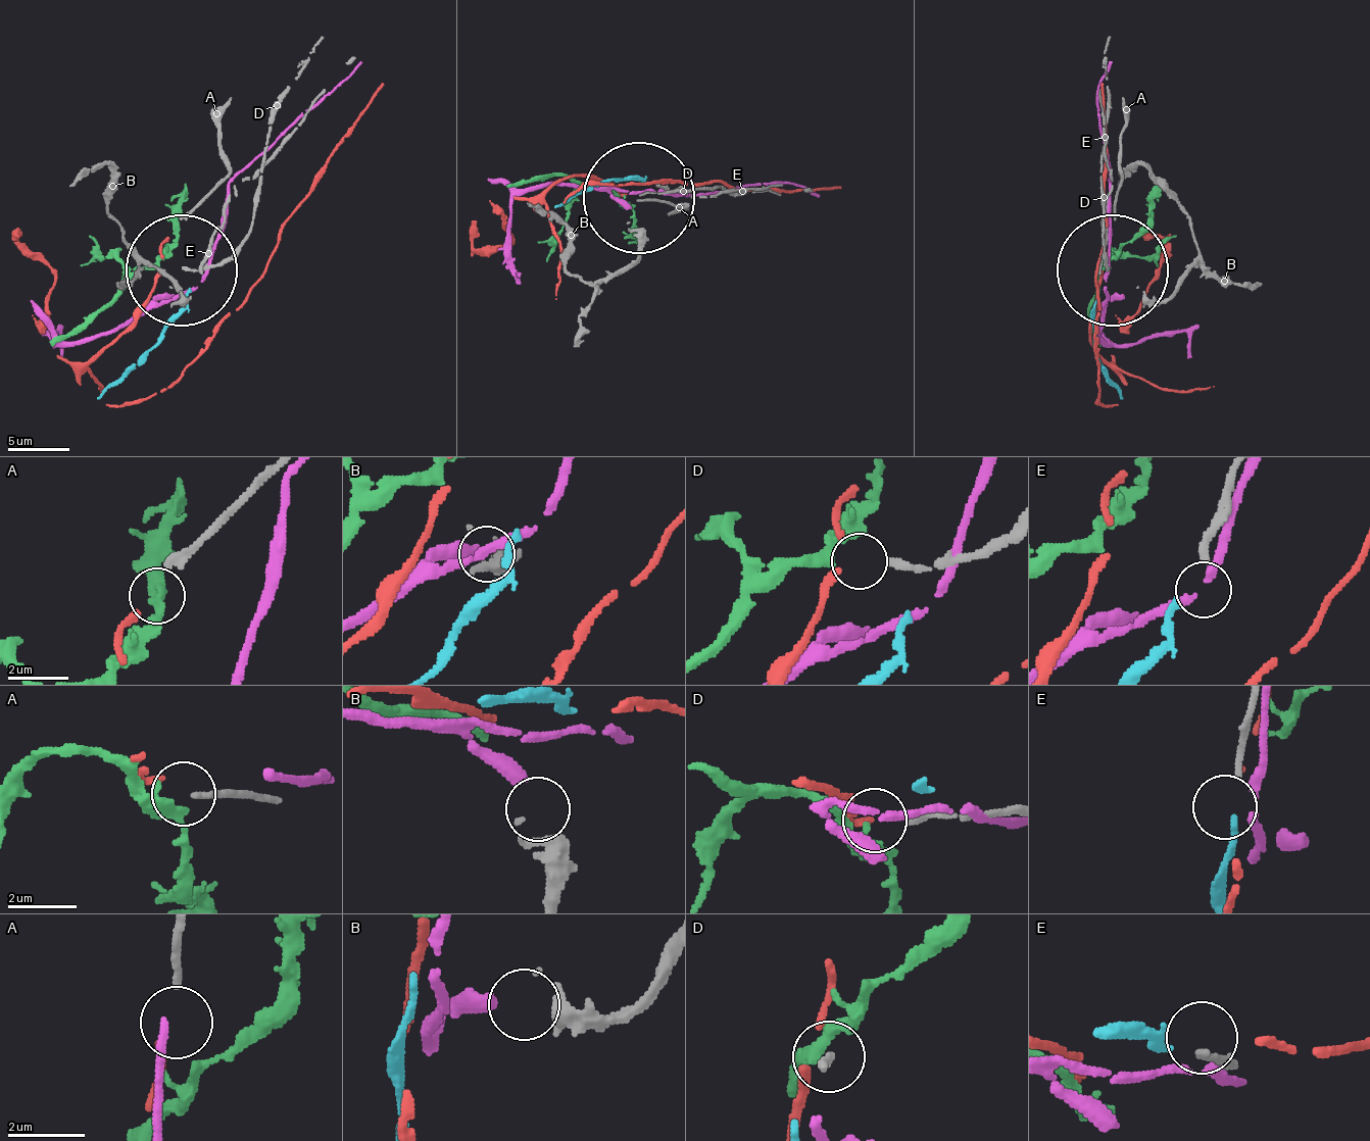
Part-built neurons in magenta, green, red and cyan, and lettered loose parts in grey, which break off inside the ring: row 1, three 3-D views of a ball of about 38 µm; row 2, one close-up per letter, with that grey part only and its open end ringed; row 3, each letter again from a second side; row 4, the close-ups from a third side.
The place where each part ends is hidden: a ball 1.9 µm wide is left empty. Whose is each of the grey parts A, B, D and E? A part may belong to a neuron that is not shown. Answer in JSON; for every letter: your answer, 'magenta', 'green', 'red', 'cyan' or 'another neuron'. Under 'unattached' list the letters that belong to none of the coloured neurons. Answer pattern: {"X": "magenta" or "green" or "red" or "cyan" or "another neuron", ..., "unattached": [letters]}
{"A": "red", "B": "magenta", "D": "green", "E": "cyan", "unattached": []}

